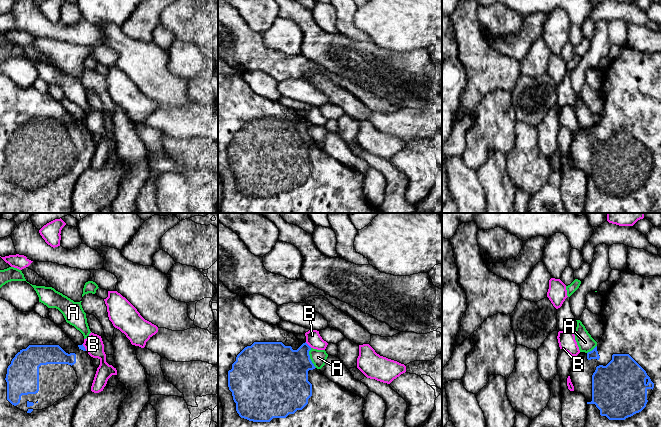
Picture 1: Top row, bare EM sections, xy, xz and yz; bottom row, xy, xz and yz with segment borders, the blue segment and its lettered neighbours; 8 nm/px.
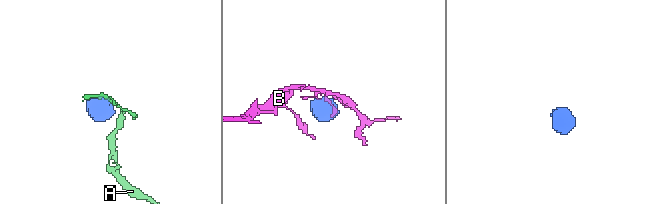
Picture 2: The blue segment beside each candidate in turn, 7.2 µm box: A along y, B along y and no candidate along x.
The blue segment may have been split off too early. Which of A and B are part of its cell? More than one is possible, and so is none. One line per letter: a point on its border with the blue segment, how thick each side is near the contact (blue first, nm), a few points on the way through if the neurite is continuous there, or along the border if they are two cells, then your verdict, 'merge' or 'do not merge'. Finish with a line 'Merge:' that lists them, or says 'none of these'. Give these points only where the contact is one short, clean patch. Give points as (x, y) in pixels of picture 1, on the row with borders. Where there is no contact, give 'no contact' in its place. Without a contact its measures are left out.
A: meets blue in xz at (309, 358); 420 nm thick on the blue side, 130 nm on the other; border along xz (310, 348), (310, 360), (316, 367); do not merge
B: meets blue in xz at (307, 344); 320 nm thick on the blue side, 120 nm on the other; border along xz (305, 342), (311, 347); do not merge
Merge: none of these

